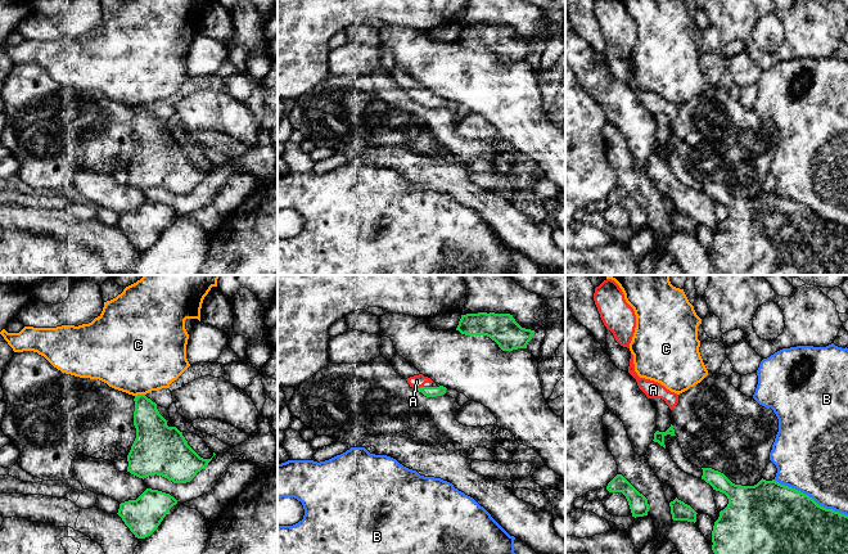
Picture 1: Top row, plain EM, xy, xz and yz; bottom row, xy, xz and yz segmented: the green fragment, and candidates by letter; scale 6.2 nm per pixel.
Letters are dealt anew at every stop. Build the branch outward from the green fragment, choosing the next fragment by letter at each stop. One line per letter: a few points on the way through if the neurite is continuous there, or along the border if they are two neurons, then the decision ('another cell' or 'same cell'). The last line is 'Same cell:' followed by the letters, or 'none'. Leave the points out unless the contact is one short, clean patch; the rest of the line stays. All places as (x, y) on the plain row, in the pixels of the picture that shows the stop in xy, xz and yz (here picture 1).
A: across xz (427, 103), (420, 99), (416, 93) | same cell
B: another cell
C: along xy (144, 106), (135, 108) | another cell
Same cell: A

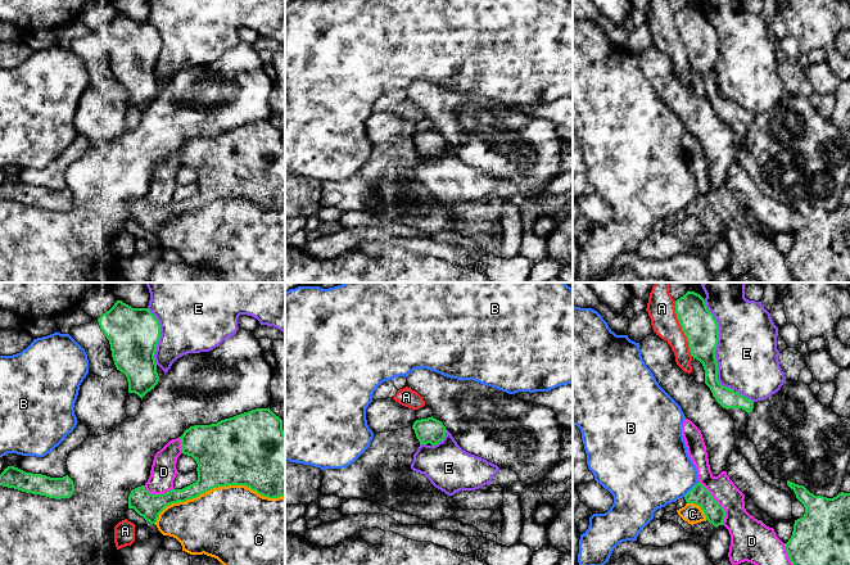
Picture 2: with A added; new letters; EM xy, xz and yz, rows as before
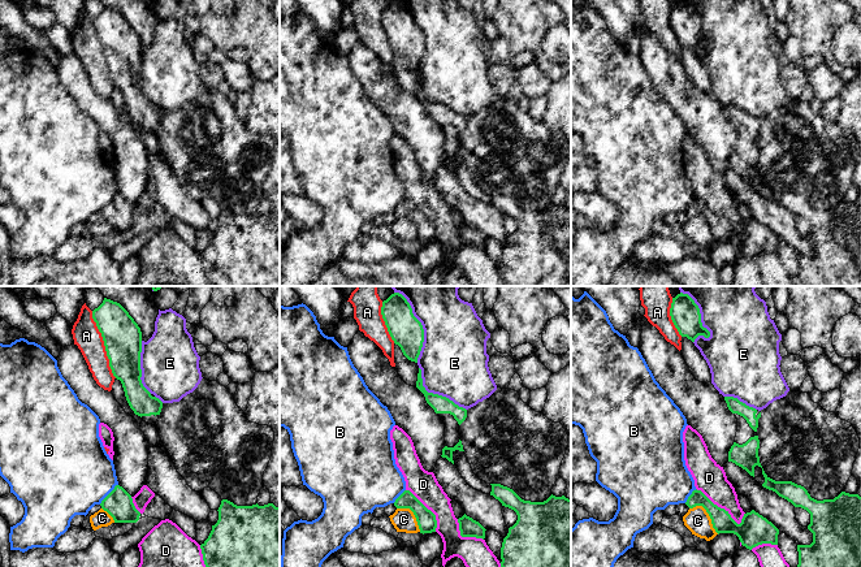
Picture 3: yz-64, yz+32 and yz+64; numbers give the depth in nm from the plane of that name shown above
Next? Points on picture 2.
A: another cell
B: another cell
C: another cell
D: another cell
E: another cell
Same cell: none

